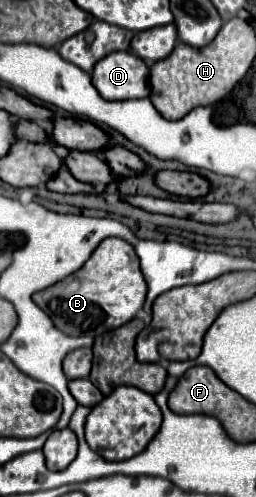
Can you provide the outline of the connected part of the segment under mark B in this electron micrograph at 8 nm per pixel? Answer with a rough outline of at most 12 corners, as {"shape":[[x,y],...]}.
{"shape":[[106,238],[32,298],[64,334],[96,338],[136,316],[134,248]]}

